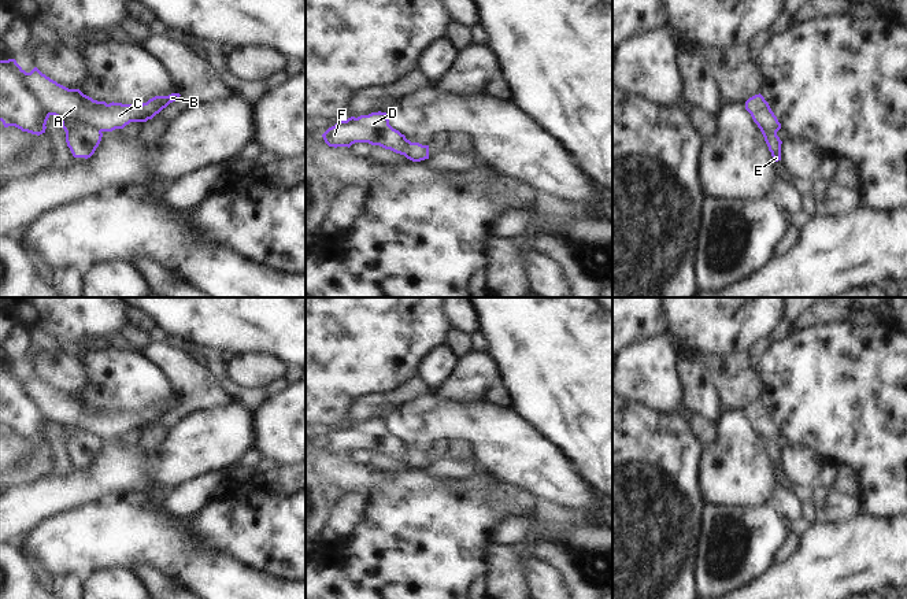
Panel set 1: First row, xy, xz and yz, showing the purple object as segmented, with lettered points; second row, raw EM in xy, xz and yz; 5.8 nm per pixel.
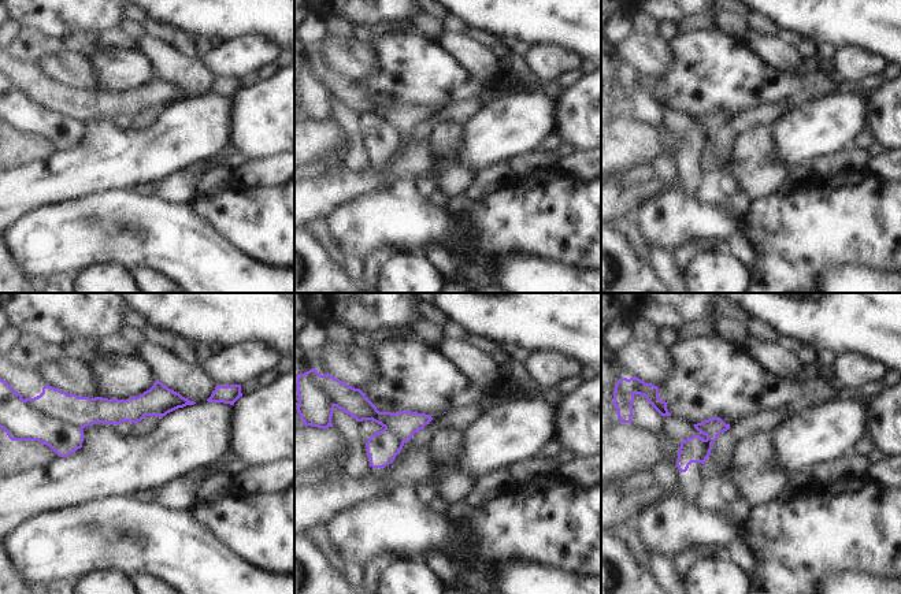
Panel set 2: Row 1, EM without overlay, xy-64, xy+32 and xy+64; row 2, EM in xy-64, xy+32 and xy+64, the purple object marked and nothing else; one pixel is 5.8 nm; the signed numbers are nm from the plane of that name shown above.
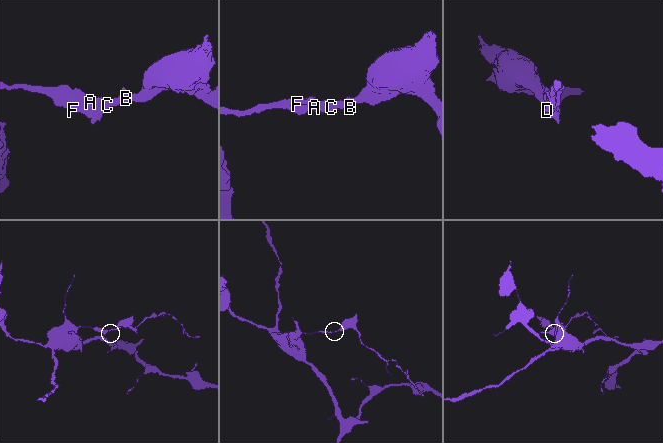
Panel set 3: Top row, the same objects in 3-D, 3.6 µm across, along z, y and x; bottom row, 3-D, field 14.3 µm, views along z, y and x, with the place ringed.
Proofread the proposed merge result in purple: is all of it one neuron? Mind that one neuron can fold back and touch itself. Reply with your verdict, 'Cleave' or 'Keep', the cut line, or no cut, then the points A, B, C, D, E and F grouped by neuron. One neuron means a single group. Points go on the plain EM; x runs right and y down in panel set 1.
Cleave. Split along xy (26, 380), (29, 398), (51, 421). Groups: A B C / D E F.

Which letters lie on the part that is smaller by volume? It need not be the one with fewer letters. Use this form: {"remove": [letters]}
{"remove": ["A", "B", "C"]}

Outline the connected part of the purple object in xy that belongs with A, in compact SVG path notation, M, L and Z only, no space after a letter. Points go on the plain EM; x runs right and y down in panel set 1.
M37 374L27 380L27 395L51 422L96 433L101 439L123 436L130 429L147 429L179 406L179 400L155 403L142 411L97 408L79 396L69 396L42 381Z

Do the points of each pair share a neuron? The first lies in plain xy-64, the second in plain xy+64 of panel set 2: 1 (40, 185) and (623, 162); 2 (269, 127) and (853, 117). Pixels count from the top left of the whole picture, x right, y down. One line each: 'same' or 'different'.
1: different
2: different

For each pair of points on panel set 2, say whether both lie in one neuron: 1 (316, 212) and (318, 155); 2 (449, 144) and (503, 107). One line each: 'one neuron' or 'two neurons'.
1: two neurons
2: two neurons

